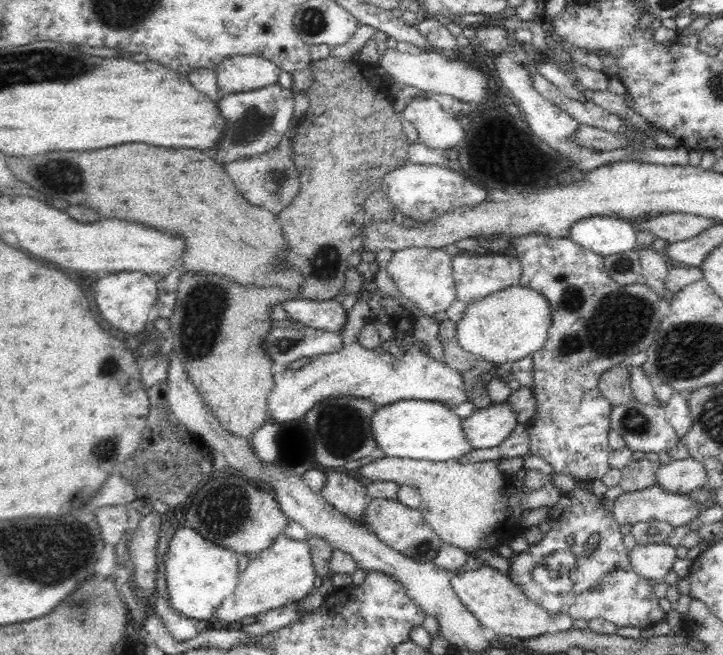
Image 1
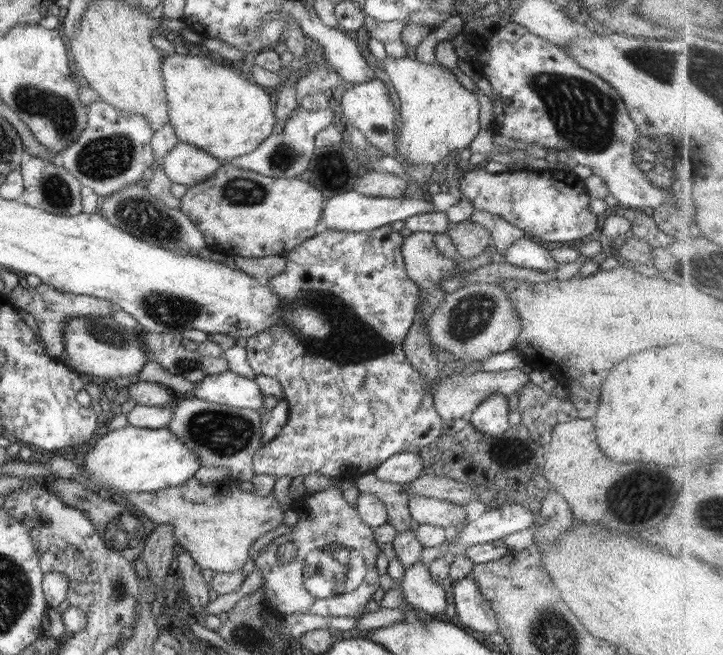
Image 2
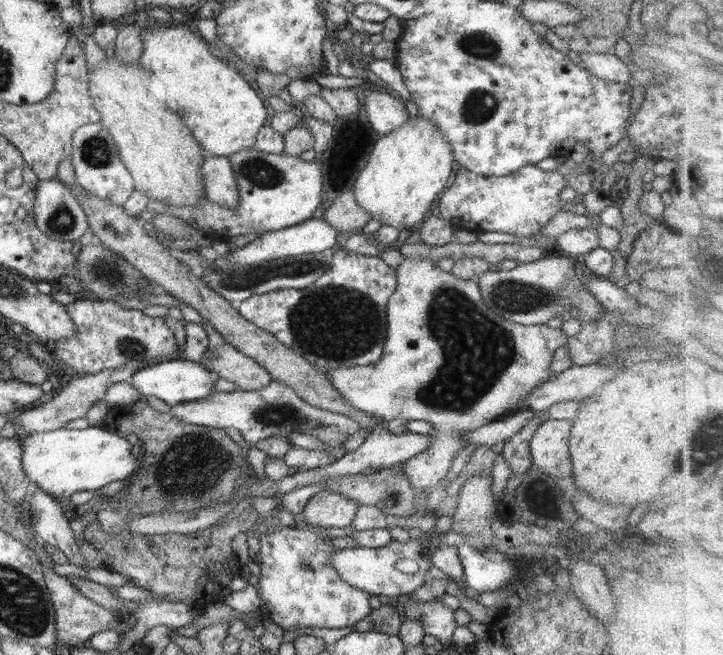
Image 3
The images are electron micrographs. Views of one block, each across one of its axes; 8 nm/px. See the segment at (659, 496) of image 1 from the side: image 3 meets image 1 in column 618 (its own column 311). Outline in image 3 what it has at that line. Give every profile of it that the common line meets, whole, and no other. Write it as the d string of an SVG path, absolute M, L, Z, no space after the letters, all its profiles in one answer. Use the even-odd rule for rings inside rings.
M319 491L302 510L302 519L313 526L346 528L352 525L358 503L339 492Z

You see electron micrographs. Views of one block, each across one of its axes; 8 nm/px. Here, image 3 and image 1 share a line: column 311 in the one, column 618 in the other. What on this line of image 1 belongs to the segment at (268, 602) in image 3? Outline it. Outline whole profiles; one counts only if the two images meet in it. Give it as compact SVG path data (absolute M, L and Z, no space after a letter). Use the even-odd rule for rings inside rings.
M576 487L570 492L564 492L560 500L550 507L550 530L544 534L542 540L530 544L524 552L513 554L508 558L510 572L508 576L516 583L532 603L547 610L552 615L568 614L572 618L592 620L603 618L613 622L617 627L635 626L641 629L652 627L657 623L664 623L667 617L664 609L660 607L659 599L654 593L654 586L647 578L640 576L632 570L630 553L622 543L623 534L613 518L613 514L604 507L603 498L600 498L591 489ZM598 533L598 548L591 550L587 540L591 534ZM568 538L574 542L568 544Z

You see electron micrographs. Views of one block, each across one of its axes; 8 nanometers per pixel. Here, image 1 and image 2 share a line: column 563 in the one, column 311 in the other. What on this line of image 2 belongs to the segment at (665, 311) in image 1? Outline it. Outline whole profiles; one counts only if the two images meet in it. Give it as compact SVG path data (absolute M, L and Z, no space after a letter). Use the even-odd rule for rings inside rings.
M391 225L382 226L369 232L341 232L326 230L313 238L296 246L286 256L285 272L266 280L265 283L281 298L281 320L278 325L270 326L262 334L250 336L245 346L247 362L256 375L270 376L282 384L283 398L288 403L288 420L274 439L264 443L252 457L252 468L255 474L269 474L275 480L281 476L305 477L306 474L323 474L342 480L356 480L358 477L372 473L378 465L386 462L391 456L403 452L418 453L421 448L432 444L444 426L444 419L438 415L433 403L433 393L430 392L430 382L419 374L411 365L403 351L403 342L408 331L417 318L419 305L419 288L414 280L408 277L401 247L404 243L402 234L392 229Z

